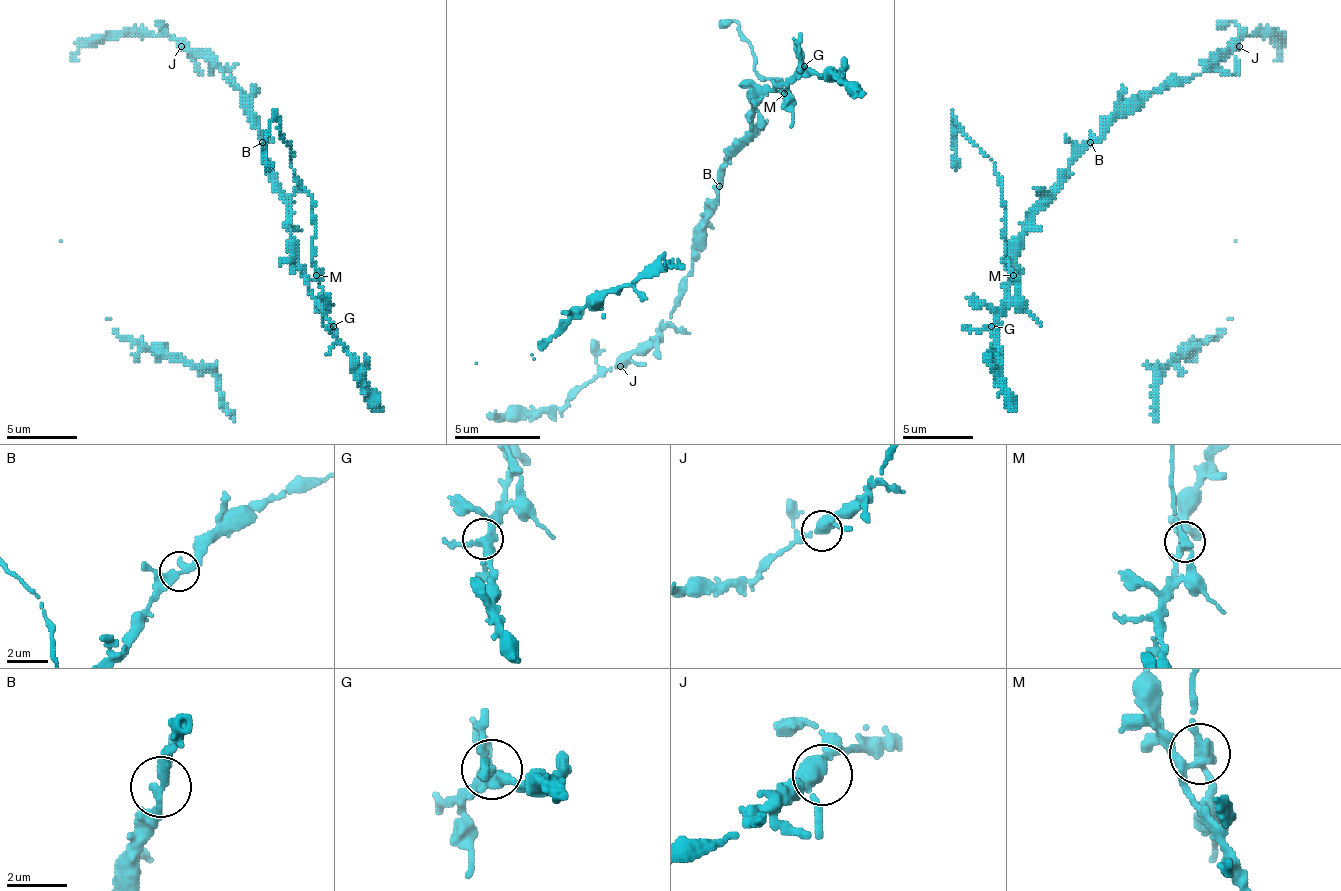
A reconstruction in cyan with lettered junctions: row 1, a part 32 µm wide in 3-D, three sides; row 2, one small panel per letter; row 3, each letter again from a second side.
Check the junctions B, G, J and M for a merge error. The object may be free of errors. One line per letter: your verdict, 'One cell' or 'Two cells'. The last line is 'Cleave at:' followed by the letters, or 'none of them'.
B: One cell
G: One cell
J: One cell
M: One cell
Cleave at: none of them

